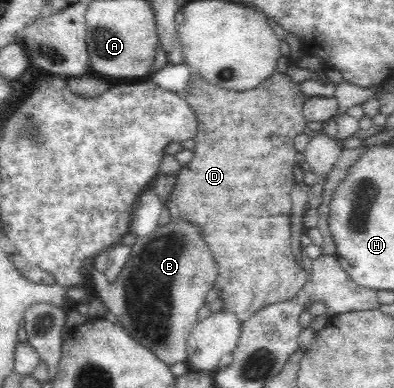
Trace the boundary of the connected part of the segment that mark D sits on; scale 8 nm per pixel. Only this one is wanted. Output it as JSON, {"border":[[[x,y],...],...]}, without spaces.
{"border":[[[191,69],[189,83],[184,91],[177,94],[185,99],[195,116],[197,116],[197,135],[193,137],[195,140],[195,150],[193,153],[193,161],[187,166],[183,166],[178,171],[175,178],[174,189],[168,195],[163,203],[170,211],[171,220],[189,220],[193,224],[197,224],[197,228],[201,230],[201,237],[205,238],[209,250],[213,254],[213,259],[217,262],[217,281],[213,283],[213,287],[221,290],[220,298],[223,300],[223,309],[225,312],[233,312],[239,318],[241,325],[246,322],[259,308],[265,308],[269,305],[291,301],[300,291],[301,286],[306,282],[307,274],[305,270],[295,261],[295,256],[291,252],[291,189],[295,185],[295,166],[298,165],[297,151],[294,146],[294,137],[303,133],[306,127],[306,117],[303,113],[304,102],[306,101],[299,83],[291,80],[286,73],[274,72],[264,83],[261,83],[256,89],[247,89],[246,91],[234,91],[224,89],[217,85],[212,85],[204,81],[204,79]]]}

